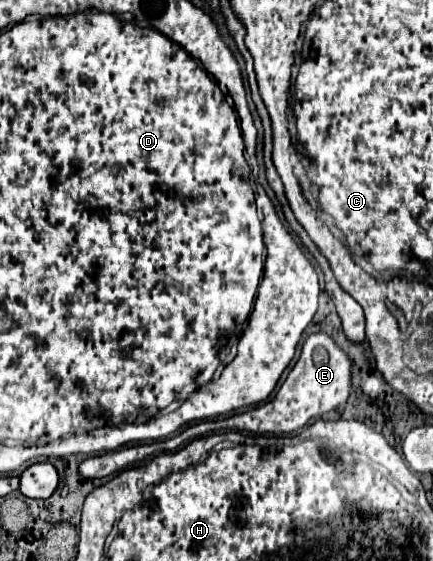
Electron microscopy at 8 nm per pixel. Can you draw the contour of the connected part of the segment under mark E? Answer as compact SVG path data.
M315 332L307 336L307 340L303 342L301 356L297 364L291 368L277 396L267 404L261 404L257 408L251 408L247 412L241 412L223 420L223 428L229 428L229 430L237 428L237 430L247 430L255 434L295 432L303 428L311 418L319 418L349 400L353 390L351 368L353 368L353 362L337 344L333 344L333 338L325 332Z

